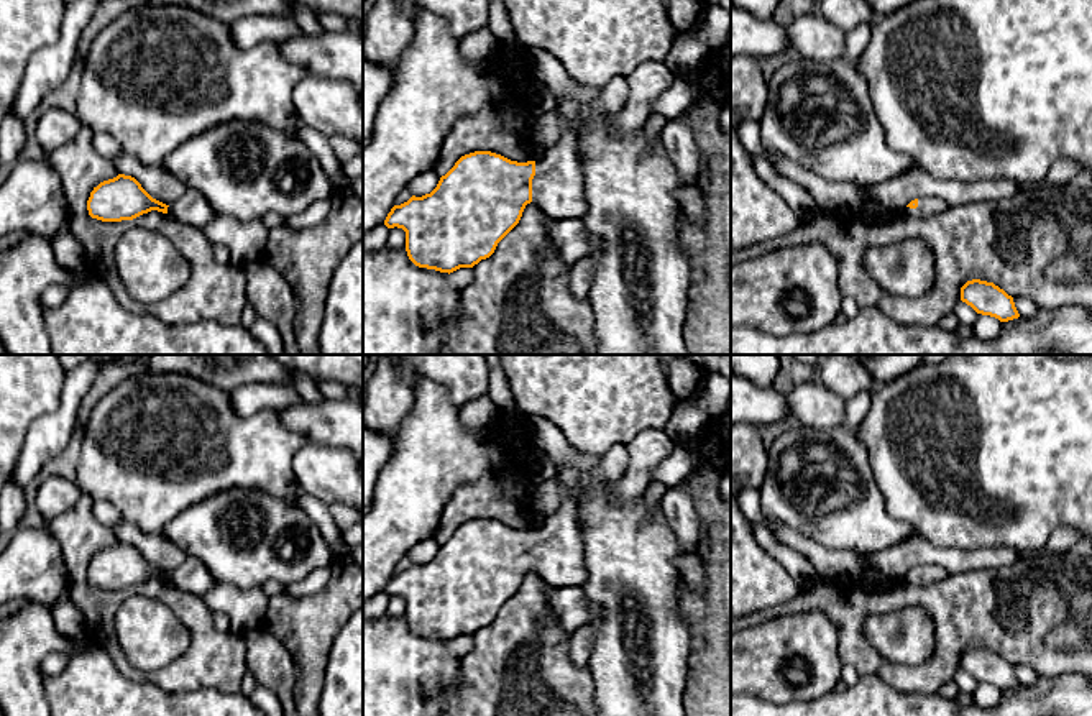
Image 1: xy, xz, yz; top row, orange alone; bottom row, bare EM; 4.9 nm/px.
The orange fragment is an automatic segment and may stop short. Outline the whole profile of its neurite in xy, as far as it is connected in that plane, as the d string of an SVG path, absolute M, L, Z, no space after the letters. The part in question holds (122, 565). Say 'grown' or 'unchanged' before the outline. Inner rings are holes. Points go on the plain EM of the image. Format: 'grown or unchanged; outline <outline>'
grown; outline M125 542L94 555L87 568L87 578L92 586L102 590L133 588L158 578L199 598L207 594L217 583L207 567L194 557L187 557L179 568L166 573L153 567L135 545Z

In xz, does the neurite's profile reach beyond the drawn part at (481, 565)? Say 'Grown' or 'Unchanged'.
Grown

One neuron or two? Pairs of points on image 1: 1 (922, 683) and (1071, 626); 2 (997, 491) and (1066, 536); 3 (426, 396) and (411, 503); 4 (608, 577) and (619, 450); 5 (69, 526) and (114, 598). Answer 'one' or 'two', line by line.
1: one
2: two
3: one
4: one
5: one

